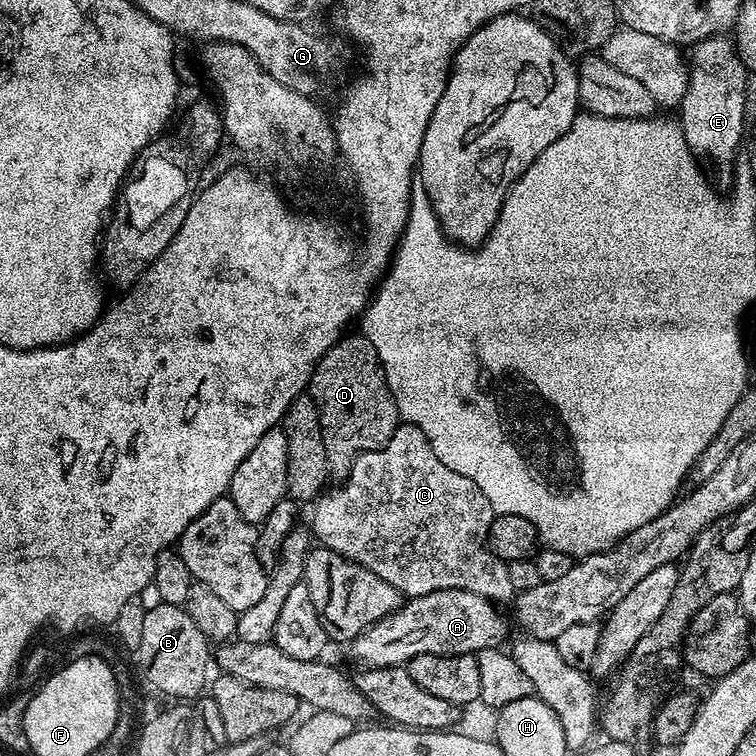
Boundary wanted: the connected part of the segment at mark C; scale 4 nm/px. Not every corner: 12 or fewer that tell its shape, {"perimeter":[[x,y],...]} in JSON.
{"perimeter":[[407,422],[314,536],[408,598],[513,599],[471,478]]}

